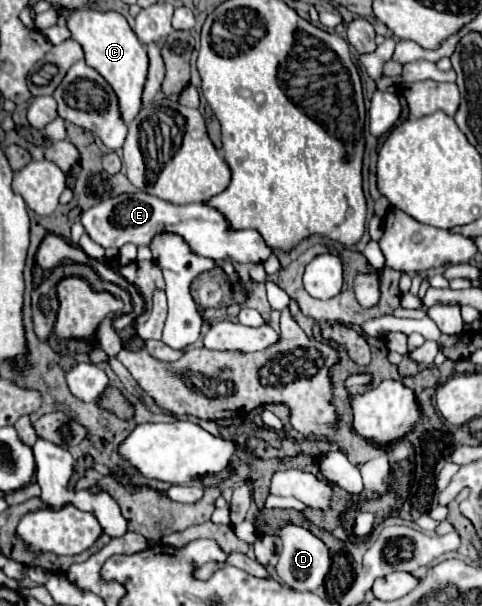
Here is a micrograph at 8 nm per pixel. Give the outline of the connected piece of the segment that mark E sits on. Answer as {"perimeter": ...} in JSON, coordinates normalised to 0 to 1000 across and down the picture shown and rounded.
{"perimeter":[[[297,315],[276,318],[276,322],[243,322],[214,335],[201,335],[197,342],[180,345],[168,355],[168,368],[176,381],[189,388],[189,394],[214,408],[247,411],[259,401],[280,401],[293,408],[293,404],[309,404],[317,388],[326,388],[330,381],[355,381],[355,384],[376,388],[409,421],[421,421],[434,427],[475,424],[479,431],[492,431],[492,434],[546,434],[566,417],[566,411],[554,408],[537,381],[529,378],[475,381],[471,361],[454,348],[429,342],[425,335],[355,338]]]}

